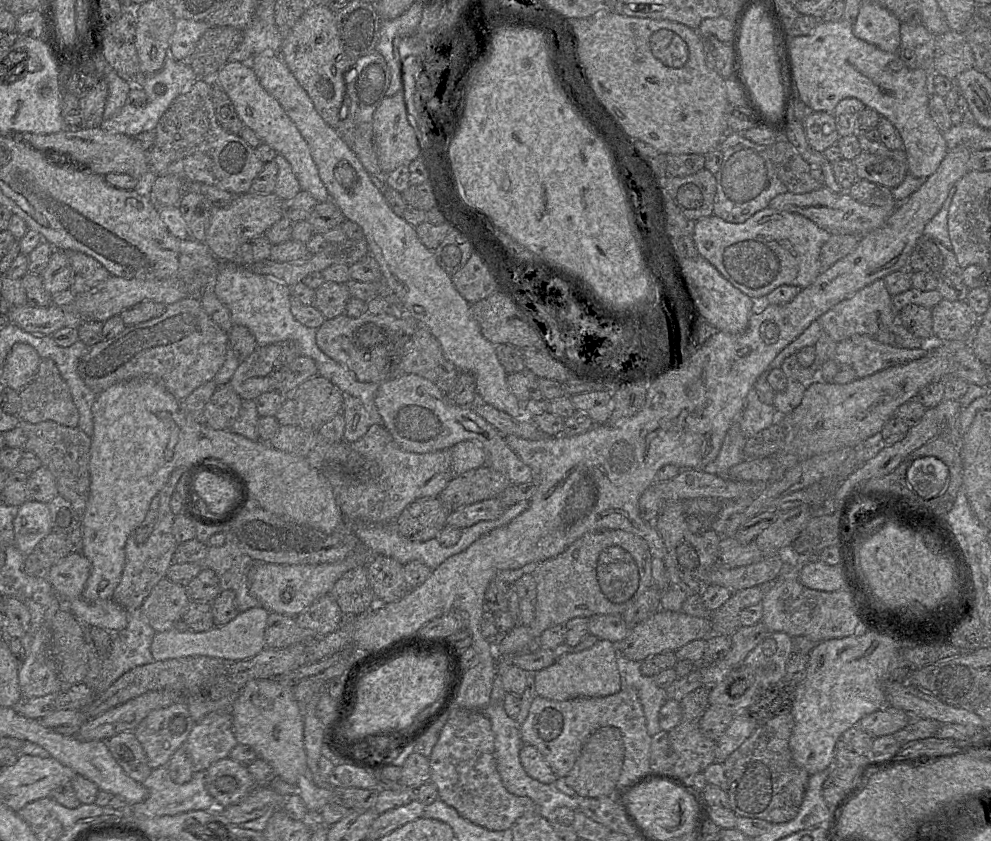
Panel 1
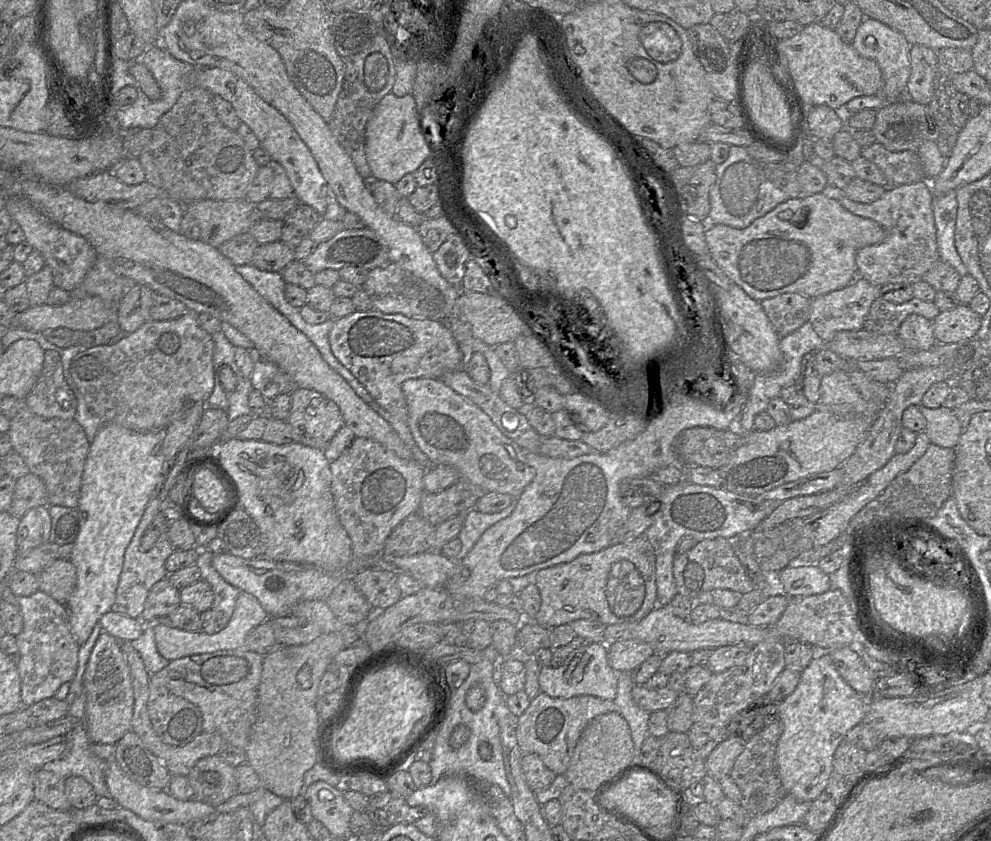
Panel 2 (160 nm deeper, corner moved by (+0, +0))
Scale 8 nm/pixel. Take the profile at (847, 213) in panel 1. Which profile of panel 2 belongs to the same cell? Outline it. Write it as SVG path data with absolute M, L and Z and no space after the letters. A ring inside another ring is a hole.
M923 180L891 187L886 189L880 199L870 204L854 202L846 197L844 192L836 195L846 210L877 222L886 233L882 243L866 246L858 251L857 278L863 278L877 287L890 283L912 285L923 280L923 276L940 260L930 182Z

